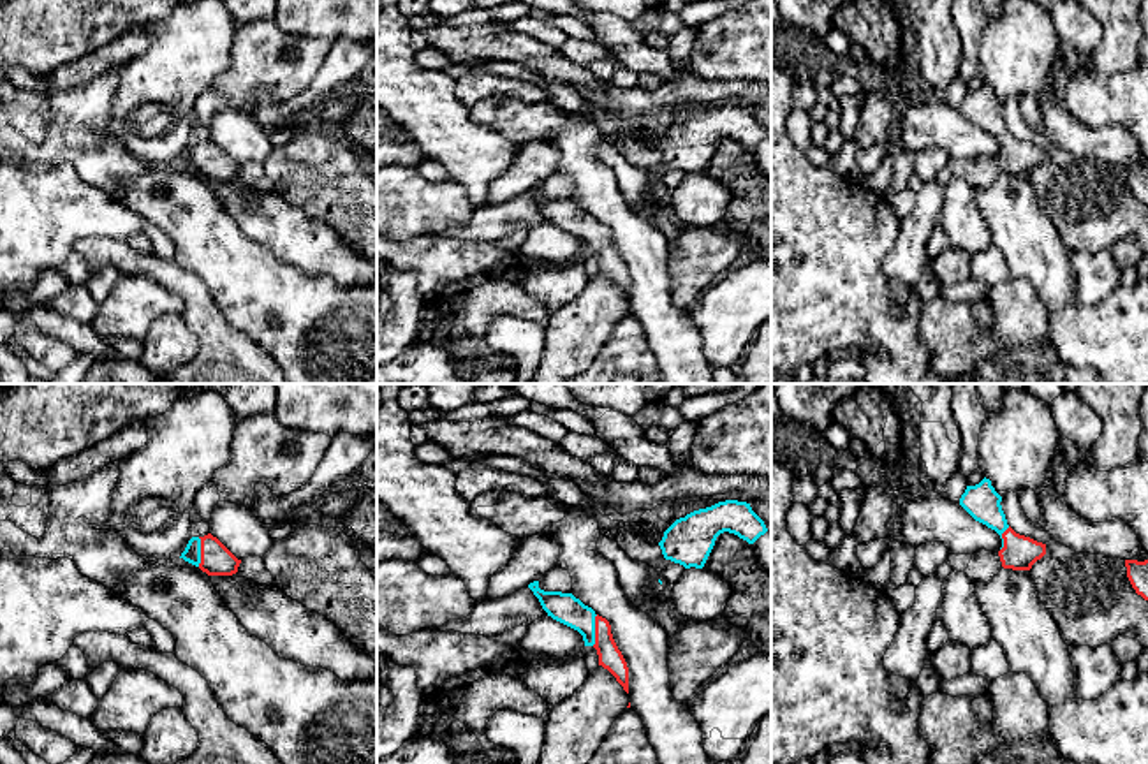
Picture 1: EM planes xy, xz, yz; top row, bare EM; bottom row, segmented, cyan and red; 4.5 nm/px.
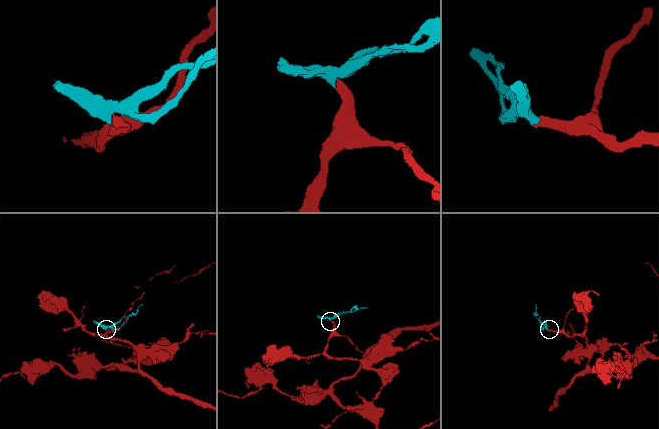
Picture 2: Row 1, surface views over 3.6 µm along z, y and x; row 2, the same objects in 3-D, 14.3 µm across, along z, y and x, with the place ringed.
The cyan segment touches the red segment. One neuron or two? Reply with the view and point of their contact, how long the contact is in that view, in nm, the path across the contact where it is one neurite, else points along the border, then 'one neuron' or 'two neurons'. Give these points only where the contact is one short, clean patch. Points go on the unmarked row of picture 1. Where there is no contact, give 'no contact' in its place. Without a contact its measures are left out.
contact xz (594, 236); length 150 nm; one neuron

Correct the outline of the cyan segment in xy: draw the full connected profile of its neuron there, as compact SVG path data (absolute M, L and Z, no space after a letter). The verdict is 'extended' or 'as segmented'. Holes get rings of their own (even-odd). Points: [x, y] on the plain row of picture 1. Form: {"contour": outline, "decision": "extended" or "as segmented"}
{"contour": "M211 139L192 143L180 164L199 173L208 181L232 181L241 169L241 165Z", "decision": "extended"}

